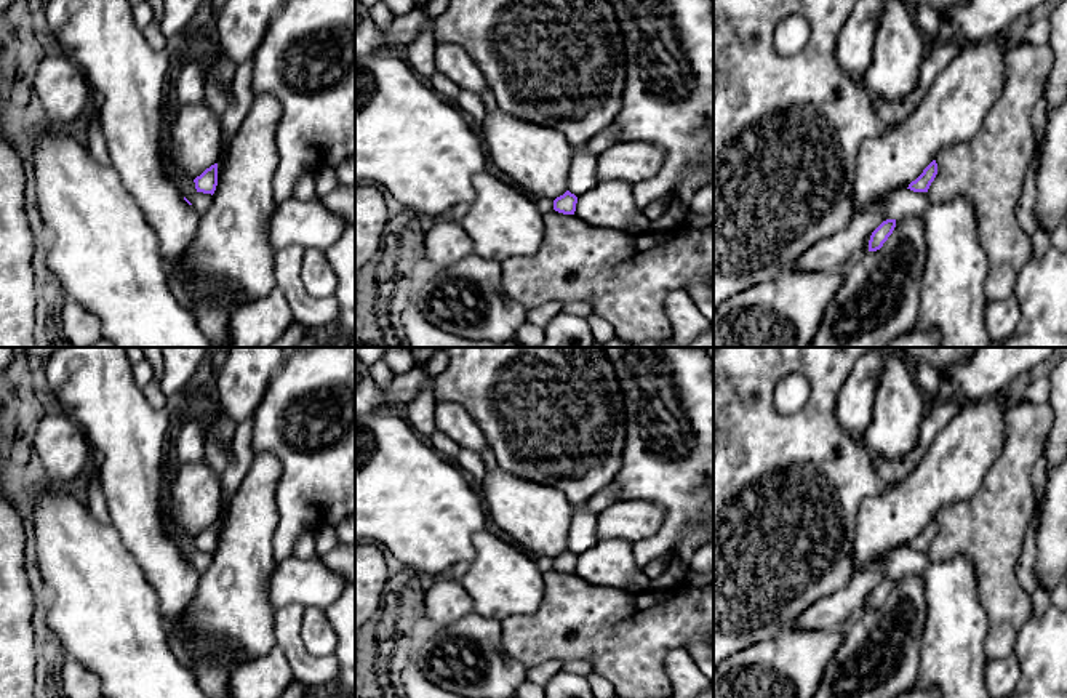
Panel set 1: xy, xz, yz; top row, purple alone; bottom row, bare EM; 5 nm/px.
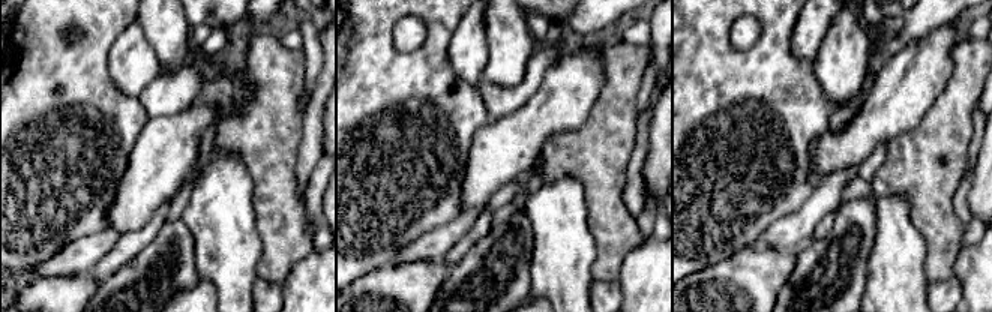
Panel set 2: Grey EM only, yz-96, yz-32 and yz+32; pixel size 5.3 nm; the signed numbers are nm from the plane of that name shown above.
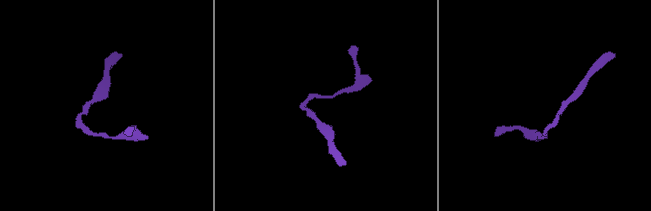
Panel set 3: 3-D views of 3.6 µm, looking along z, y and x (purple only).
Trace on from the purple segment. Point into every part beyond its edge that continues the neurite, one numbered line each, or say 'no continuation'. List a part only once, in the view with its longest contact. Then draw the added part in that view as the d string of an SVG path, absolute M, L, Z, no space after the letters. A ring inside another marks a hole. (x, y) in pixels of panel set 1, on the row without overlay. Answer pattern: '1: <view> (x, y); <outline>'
no continuation

